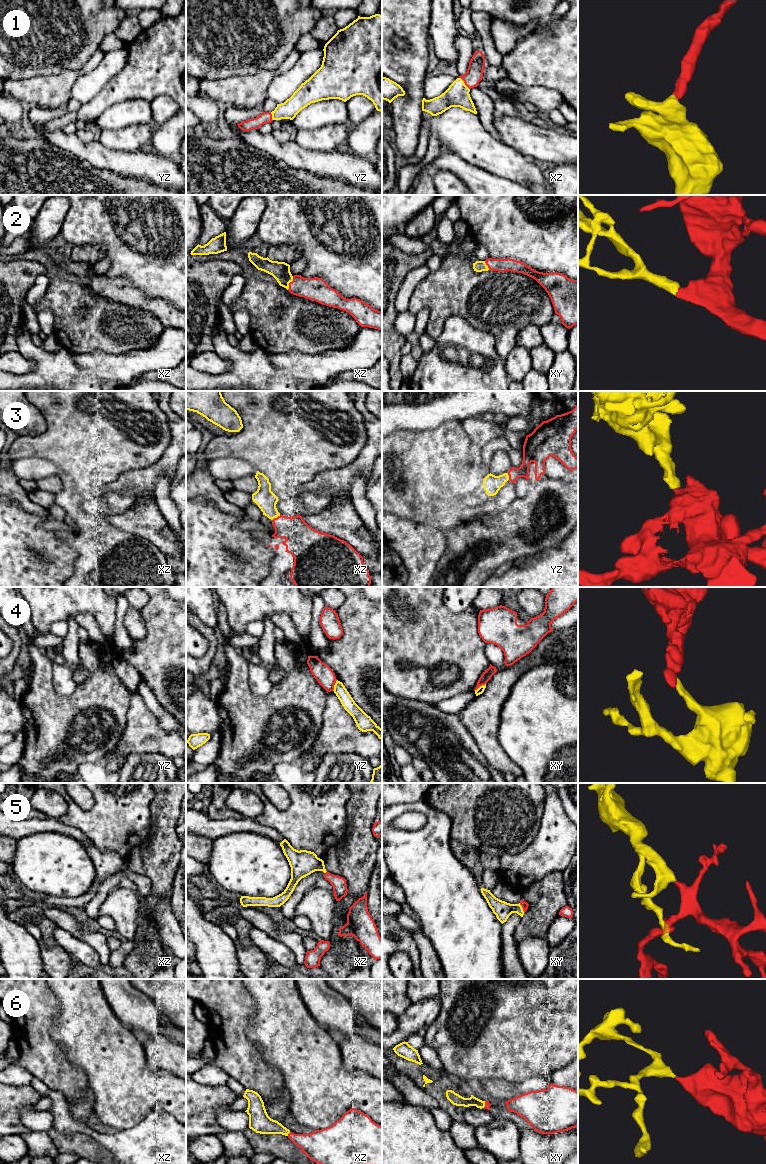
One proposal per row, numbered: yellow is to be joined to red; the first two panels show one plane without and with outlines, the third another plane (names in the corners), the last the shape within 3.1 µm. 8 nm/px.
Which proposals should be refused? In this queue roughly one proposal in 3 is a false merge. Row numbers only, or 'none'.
4

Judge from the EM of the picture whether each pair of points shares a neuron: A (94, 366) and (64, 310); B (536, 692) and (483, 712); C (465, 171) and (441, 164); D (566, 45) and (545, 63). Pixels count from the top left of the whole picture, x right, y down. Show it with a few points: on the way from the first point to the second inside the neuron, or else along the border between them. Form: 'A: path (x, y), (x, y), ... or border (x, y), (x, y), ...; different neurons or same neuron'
A: border (64, 349), (81, 353), (106, 351), (110, 354); different neurons
B: border (514, 683), (503, 705), (498, 727); different neurons
C: path (459, 167), (455, 164), (447, 164); same neuron
D: path (561, 50), (550, 59); same neuron

